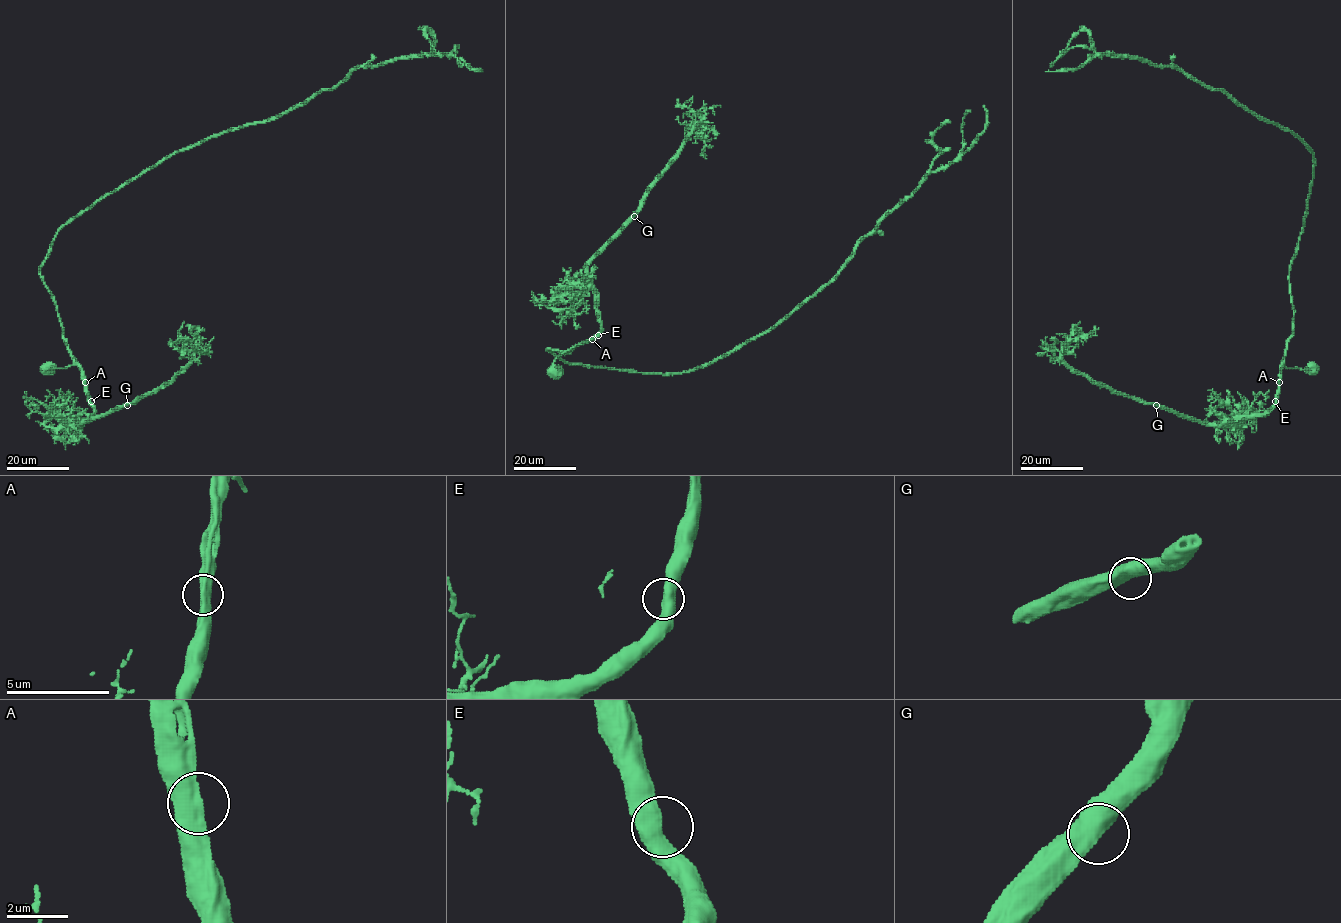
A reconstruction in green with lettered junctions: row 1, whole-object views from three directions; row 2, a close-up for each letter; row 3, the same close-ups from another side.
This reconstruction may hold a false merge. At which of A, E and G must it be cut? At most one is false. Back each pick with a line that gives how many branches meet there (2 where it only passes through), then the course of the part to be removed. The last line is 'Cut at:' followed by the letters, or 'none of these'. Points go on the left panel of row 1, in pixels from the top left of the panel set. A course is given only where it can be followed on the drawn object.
Cut at: none of these

